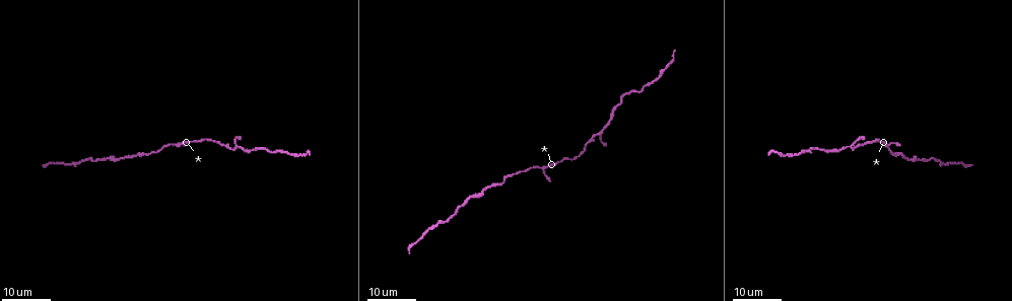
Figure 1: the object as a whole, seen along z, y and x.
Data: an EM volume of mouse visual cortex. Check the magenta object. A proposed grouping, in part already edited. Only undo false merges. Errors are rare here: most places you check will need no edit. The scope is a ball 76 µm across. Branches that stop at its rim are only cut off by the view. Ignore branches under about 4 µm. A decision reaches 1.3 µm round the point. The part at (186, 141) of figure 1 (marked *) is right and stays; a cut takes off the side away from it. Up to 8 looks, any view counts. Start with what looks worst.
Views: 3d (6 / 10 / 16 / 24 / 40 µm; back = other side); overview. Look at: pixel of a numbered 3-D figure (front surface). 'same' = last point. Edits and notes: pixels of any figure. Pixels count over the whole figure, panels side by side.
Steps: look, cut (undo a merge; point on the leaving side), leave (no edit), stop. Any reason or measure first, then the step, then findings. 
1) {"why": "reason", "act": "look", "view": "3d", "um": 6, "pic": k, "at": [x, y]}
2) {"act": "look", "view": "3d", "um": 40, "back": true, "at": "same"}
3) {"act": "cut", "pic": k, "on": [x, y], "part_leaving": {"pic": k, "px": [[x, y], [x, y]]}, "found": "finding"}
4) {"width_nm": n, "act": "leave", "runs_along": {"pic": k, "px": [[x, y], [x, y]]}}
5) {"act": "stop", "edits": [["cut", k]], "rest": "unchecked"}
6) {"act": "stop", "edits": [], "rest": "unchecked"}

{"why": "thick turns thin", "act": "look", "view": "3d", "um": 24, "pic": 1, "at": [474, 196]}

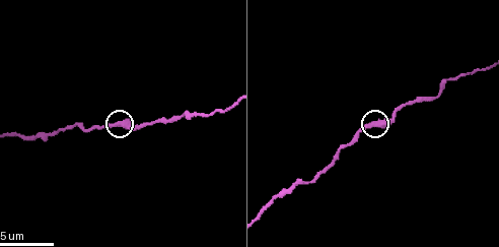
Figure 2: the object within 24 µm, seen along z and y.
{"why": "closer look", "act": "look", "view": "3d", "um": 10, "pic": 2, "at": [116, 125]}

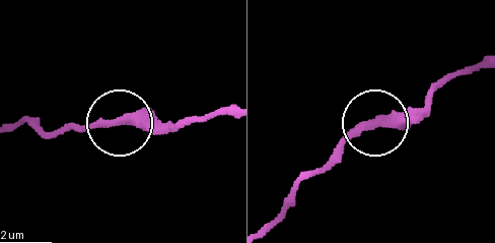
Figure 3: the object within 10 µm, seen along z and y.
{"width_nm": 340, "act": "leave", "runs_along": {"pic": 3, "px": [[227, 109], [168, 129], [109, 122], [65, 129]]}, "found": "all the same neuron"}

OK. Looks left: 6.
{"why": "a narrow waist", "act": "look", "view": "3d", "um": 10, "pic": 2, "at": [183, 114]}

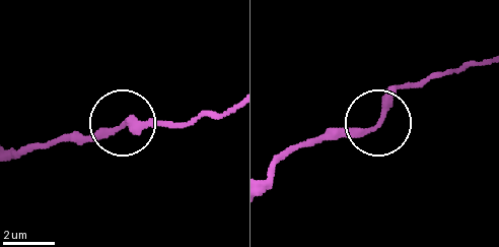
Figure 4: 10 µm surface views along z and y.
{"act": "leave", "runs_along": {"pic": 4, "px": [[232, 106], [181, 123], [128, 123], [65, 136]]}, "found": "continuous, no second neuron"}

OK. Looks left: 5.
{"why": "thick turns thin", "act": "look", "view": "3d", "um": 24, "pic": 1, "at": [249, 150]}

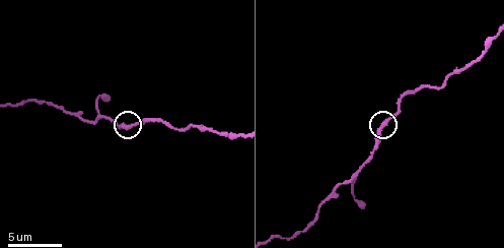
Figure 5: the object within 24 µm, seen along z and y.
{"act": "look", "view": "3d", "um": 6, "pic": 5, "at": [128, 126]}

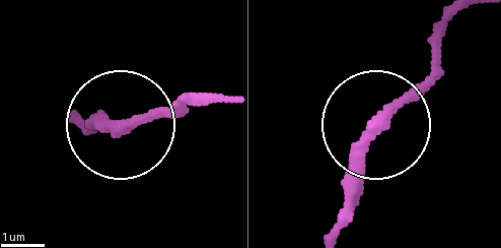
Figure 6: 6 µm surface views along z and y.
{"width_nm": 250, "act": "leave", "runs_along": {"pic": 6, "px": [[73, 115], [131, 125], [183, 111]]}, "found": "continuous, no second neuron"}

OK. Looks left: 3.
{"why": "sudden change in width", "act": "look", "view": "3d", "um": 6, "pic": 5, "at": [224, 135]}

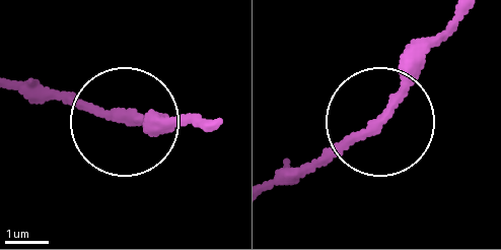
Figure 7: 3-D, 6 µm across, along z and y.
{"act": "leave", "runs_along": {"pic": 7, "px": [[22, 89], [66, 89], [128, 122], [215, 122]]}, "found": "all the same neuron"}

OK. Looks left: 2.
{"act": "stop", "edits": [], "rest": "unchecked"}

